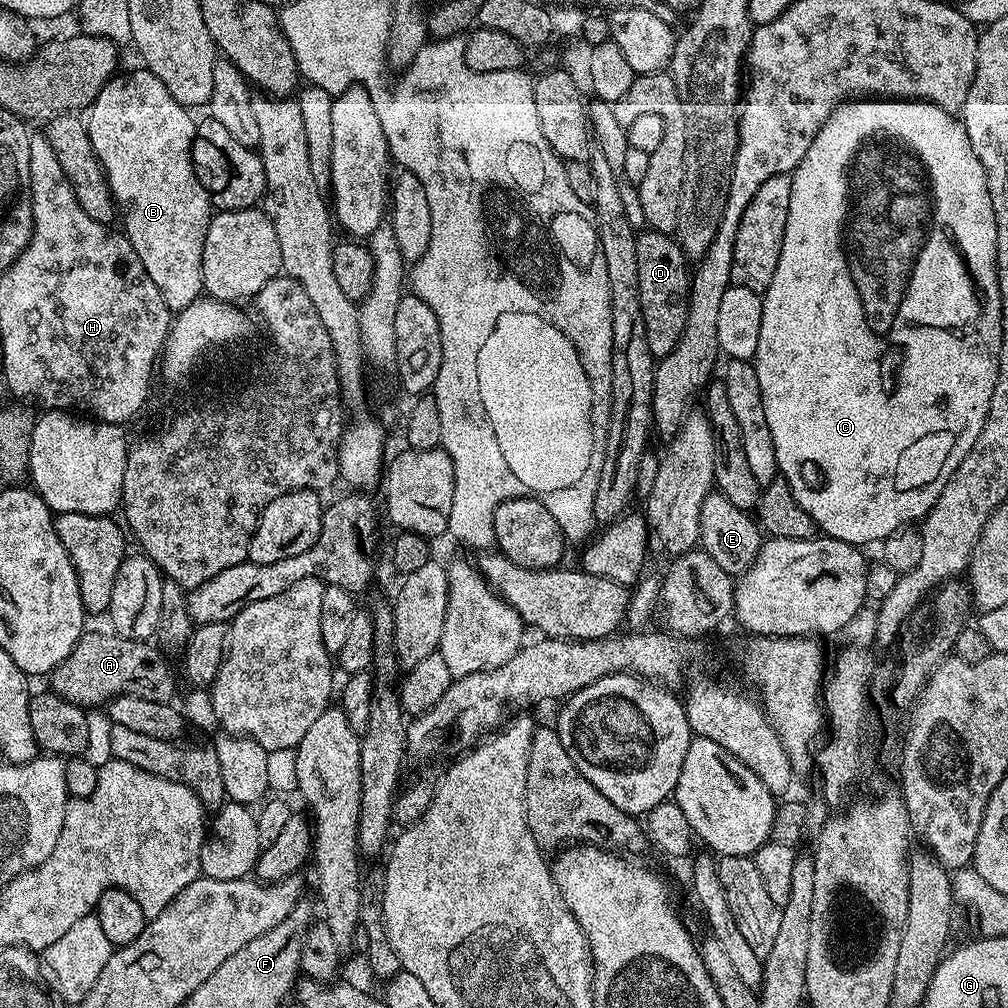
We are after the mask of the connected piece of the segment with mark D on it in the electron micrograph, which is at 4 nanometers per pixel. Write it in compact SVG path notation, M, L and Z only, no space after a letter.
M644 230L637 235L638 294L642 298L642 318L650 354L659 358L675 350L688 321L690 261L679 242L669 233Z

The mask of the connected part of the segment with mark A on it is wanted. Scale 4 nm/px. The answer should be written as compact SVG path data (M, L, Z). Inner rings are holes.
M85 631L74 646L70 658L66 658L50 674L51 691L76 704L79 708L93 710L107 706L119 696L137 696L150 702L173 703L176 688L172 685L172 672L164 656L151 643L143 640L127 640L115 634Z

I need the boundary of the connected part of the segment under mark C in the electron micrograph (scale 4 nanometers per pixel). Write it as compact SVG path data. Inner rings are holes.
M857 98L837 106L834 114L818 130L814 142L810 142L810 150L806 150L806 158L791 172L790 208L786 214L786 230L782 238L782 250L778 254L778 270L774 270L774 278L770 286L762 293L762 330L758 334L758 350L754 357L758 386L762 386L762 410L766 410L766 423L770 425L770 434L774 437L774 454L780 467L779 475L790 486L798 506L810 514L817 529L823 535L832 536L853 546L864 544L879 545L890 534L900 531L905 526L915 525L923 521L929 510L938 502L942 490L946 490L946 482L958 470L962 458L970 454L974 442L978 442L978 434L982 434L984 423L990 410L990 398L994 398L994 386L998 382L1000 369L1000 347L1002 346L1002 310L1000 309L1000 287L996 273L996 215L990 202L988 179L982 170L982 162L978 162L978 154L974 154L974 146L970 146L970 138L966 134L963 123L953 113L943 112L936 104L927 100L885 100L883 98Z

